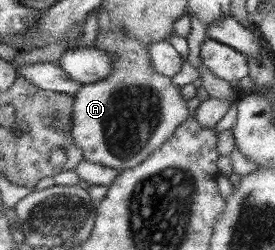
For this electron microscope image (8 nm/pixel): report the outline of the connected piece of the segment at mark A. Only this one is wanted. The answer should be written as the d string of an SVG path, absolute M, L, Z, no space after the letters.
M115 29L95 37L93 47L111 58L111 71L105 79L81 84L76 89L69 134L82 151L83 161L121 172L142 163L171 138L175 128L189 116L187 100L178 86L171 83L171 76L150 69L149 45Z

